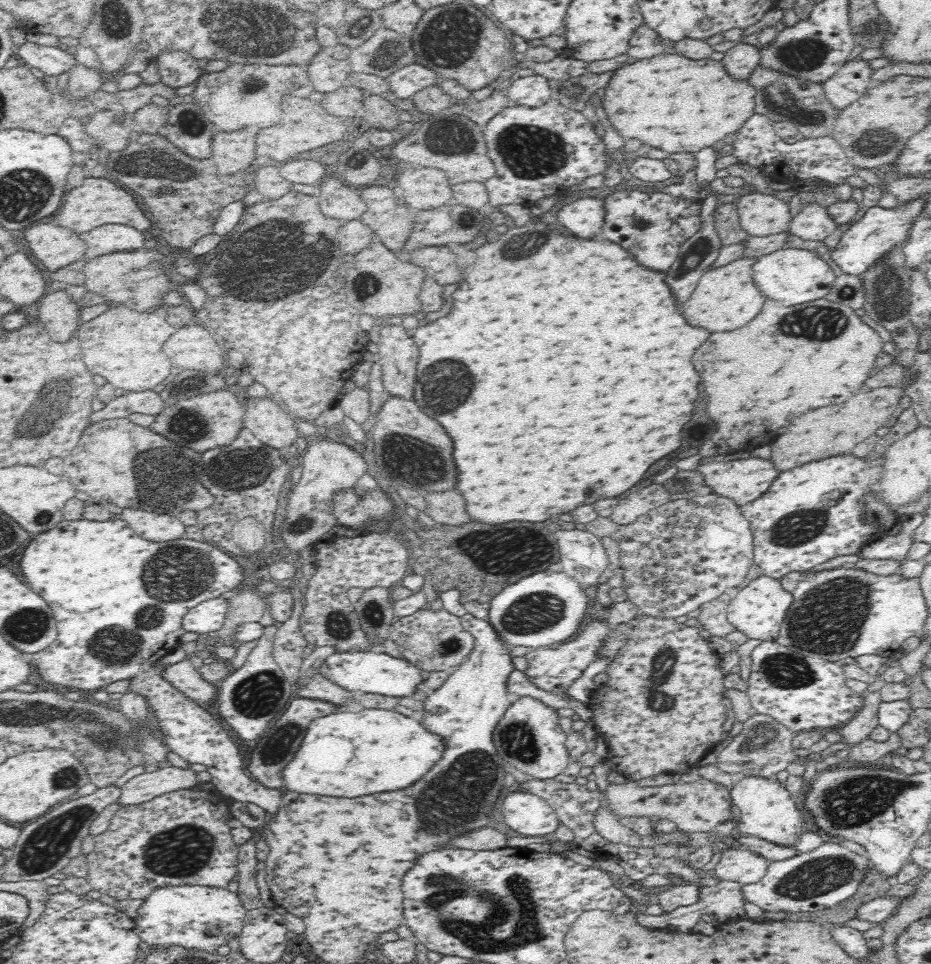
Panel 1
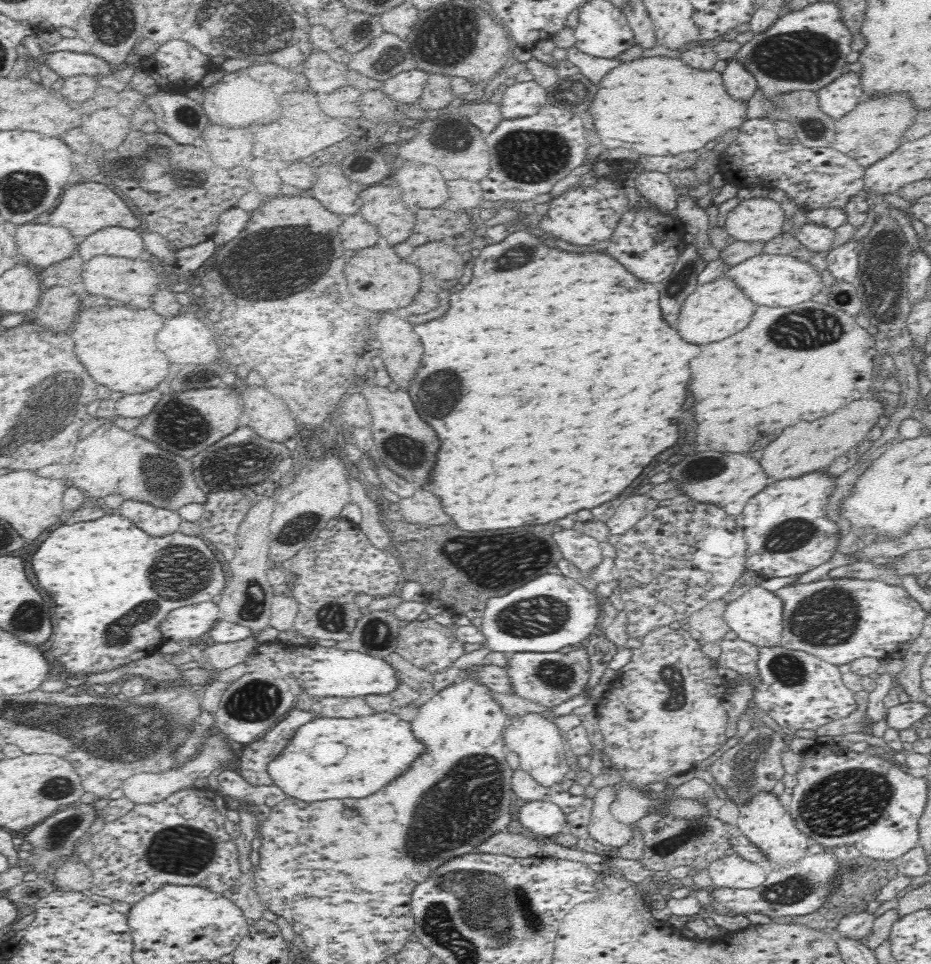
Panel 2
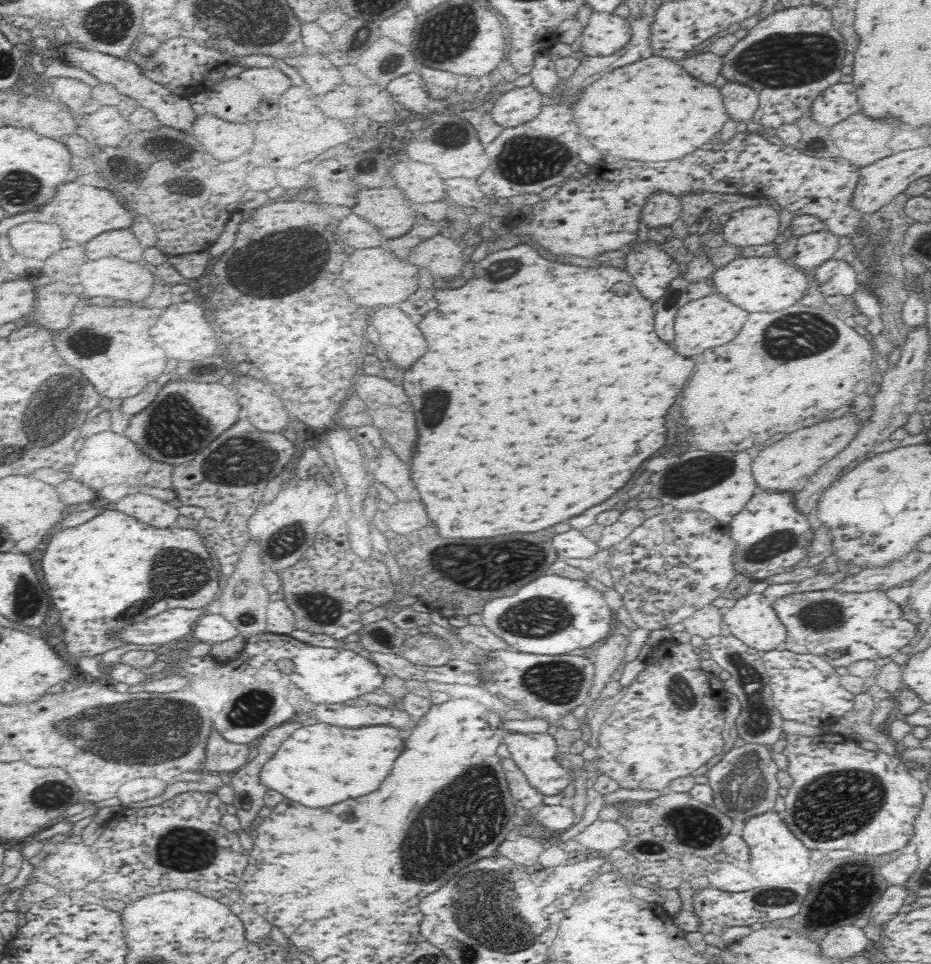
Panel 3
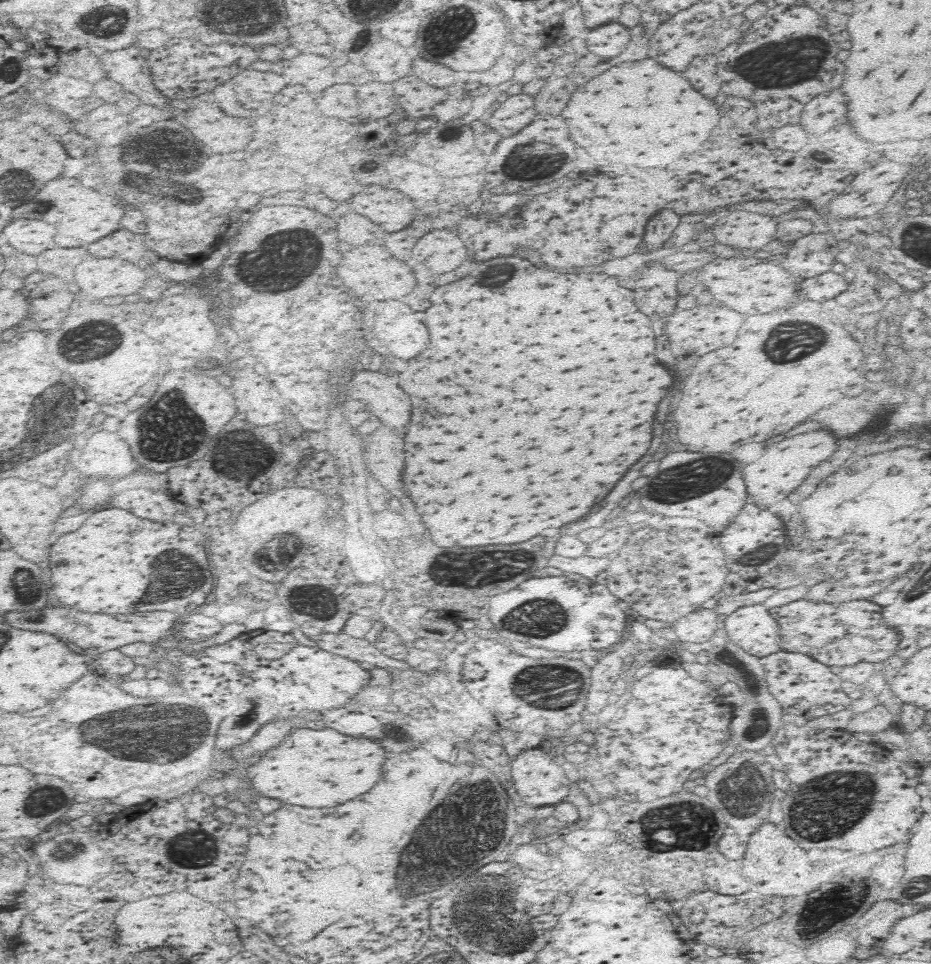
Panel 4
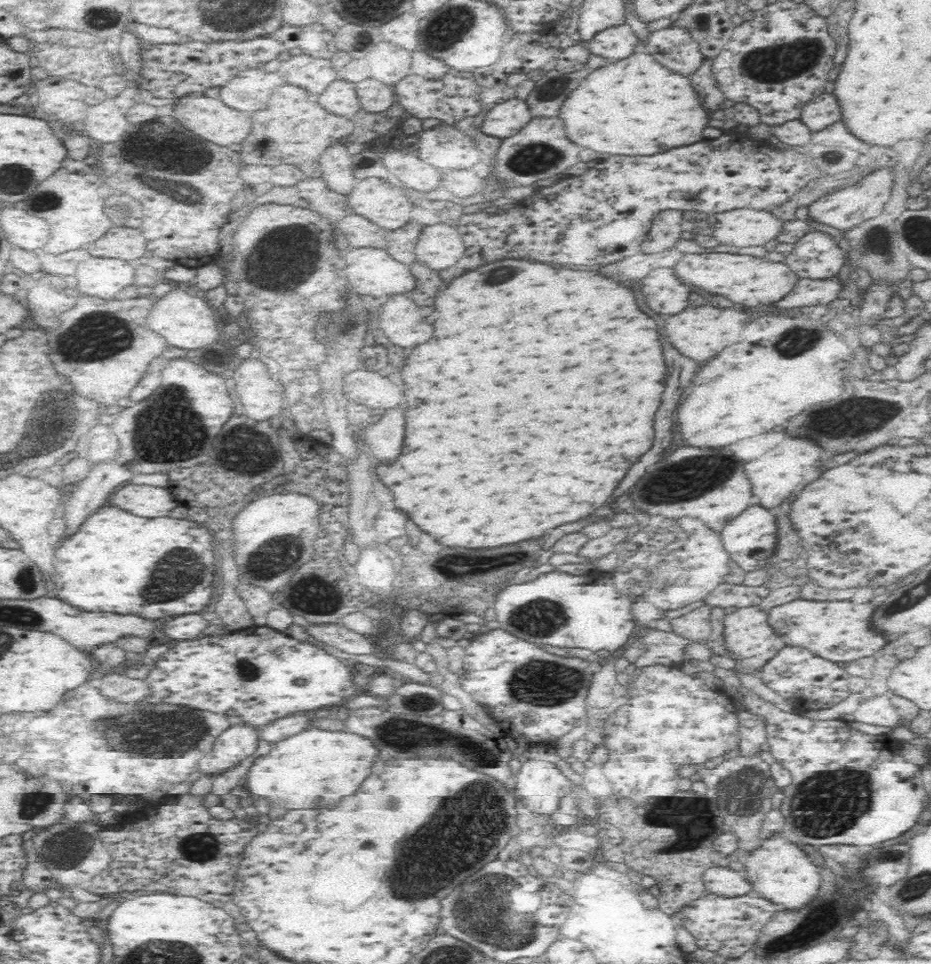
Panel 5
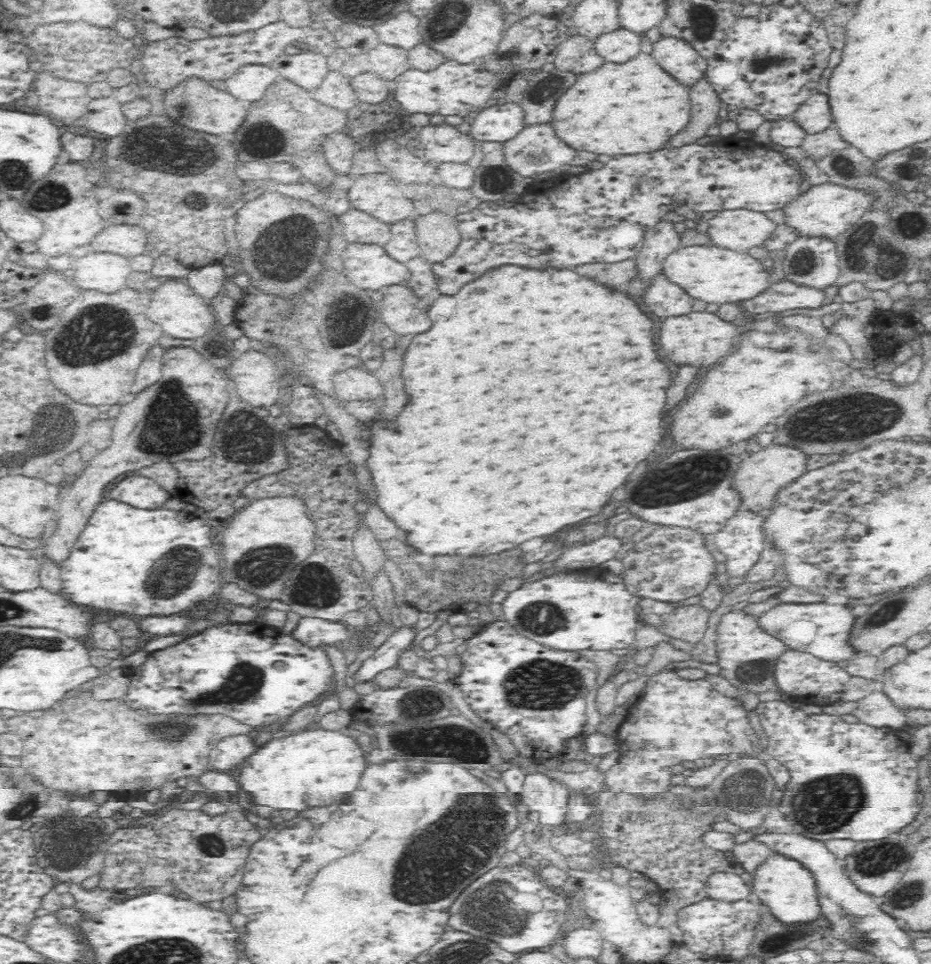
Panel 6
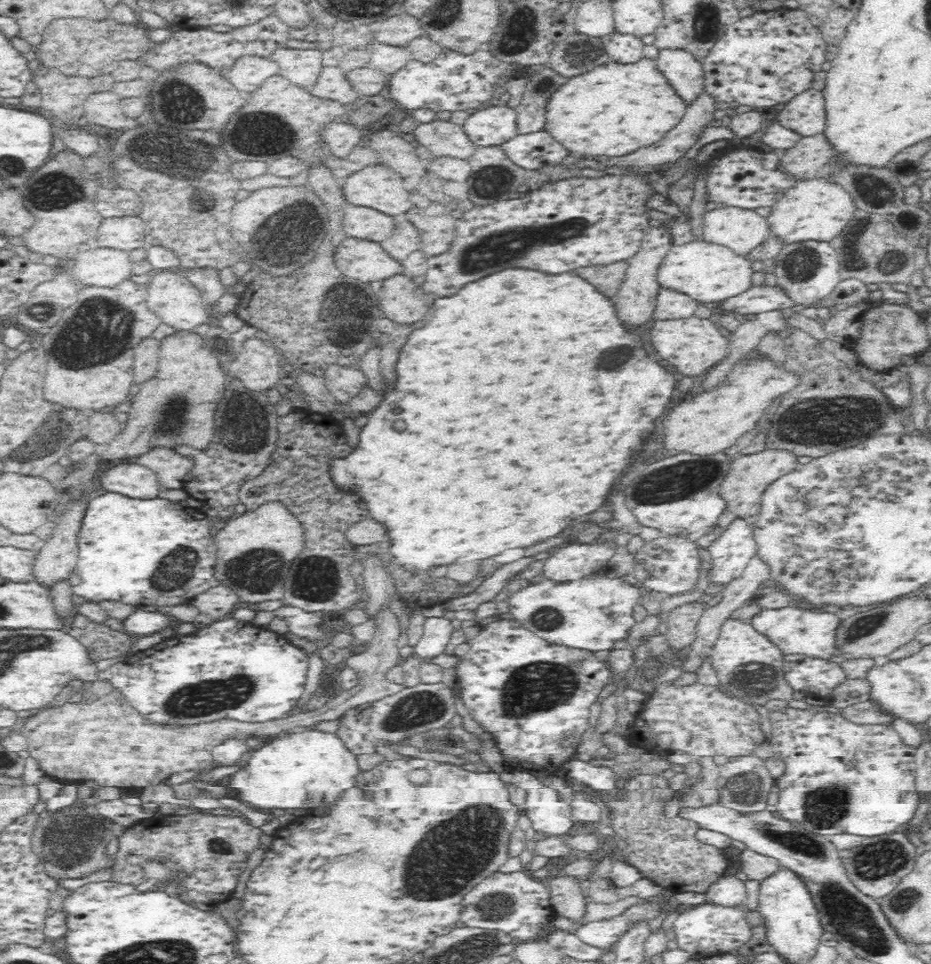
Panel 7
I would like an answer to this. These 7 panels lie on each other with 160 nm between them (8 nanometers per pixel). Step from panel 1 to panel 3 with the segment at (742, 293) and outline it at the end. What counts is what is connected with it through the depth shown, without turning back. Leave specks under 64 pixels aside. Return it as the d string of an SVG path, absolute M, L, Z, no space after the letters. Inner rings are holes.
M712 294L712 296L700 298L700 300L688 302L676 314L676 324L674 324L676 340L674 340L674 346L676 346L678 354L694 356L694 354L704 352L706 348L726 344L742 330L742 326L746 322L746 316L748 316L746 310L740 310L738 306L730 304L720 294Z

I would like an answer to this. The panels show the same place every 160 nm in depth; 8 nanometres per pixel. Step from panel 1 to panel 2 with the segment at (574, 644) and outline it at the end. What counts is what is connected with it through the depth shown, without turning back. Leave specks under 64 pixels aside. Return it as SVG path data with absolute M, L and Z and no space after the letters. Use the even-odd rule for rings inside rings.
M586 649L566 653L516 652L507 654L506 659L504 669L512 684L512 694L549 709L579 696L587 688L590 679L590 661Z

